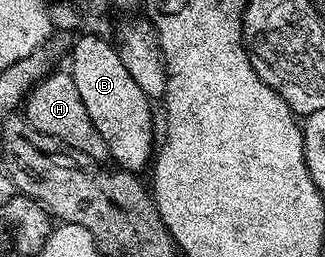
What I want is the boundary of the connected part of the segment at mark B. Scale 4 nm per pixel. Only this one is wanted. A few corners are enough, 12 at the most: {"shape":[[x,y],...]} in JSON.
{"shape":[[107,38],[72,47],[70,74],[111,162],[143,172],[153,104]]}

